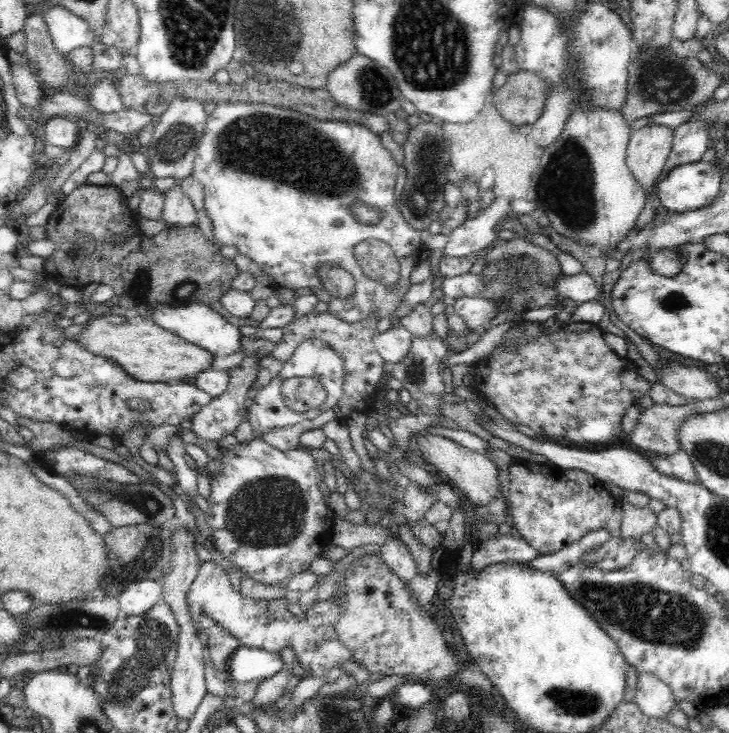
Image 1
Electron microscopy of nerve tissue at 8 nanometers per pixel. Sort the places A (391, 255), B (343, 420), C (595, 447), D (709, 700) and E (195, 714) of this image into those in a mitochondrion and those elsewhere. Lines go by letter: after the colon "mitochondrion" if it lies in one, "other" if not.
A: other
B: other
C: other
D: other
E: other

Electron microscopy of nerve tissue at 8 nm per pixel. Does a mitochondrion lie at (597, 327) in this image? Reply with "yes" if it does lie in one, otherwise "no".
no

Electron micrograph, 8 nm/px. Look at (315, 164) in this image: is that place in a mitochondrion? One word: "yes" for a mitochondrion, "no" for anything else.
yes

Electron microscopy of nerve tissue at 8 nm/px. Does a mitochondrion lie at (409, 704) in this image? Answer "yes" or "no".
no

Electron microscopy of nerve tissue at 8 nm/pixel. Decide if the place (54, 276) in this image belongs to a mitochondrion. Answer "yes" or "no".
no

